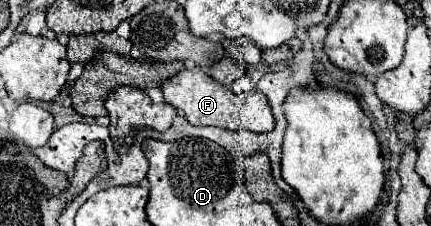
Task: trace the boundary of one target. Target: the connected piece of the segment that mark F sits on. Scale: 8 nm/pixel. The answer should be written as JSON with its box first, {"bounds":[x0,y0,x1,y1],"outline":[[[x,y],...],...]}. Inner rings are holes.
{"bounds":[164,68,274,132],"outline":[[[188,68],[178,72],[164,82],[164,100],[174,108],[182,110],[190,124],[194,126],[218,126],[230,130],[252,130],[252,132],[270,132],[274,128],[274,116],[264,94],[234,94],[228,86],[218,84],[214,78],[206,76],[200,68]]]}

